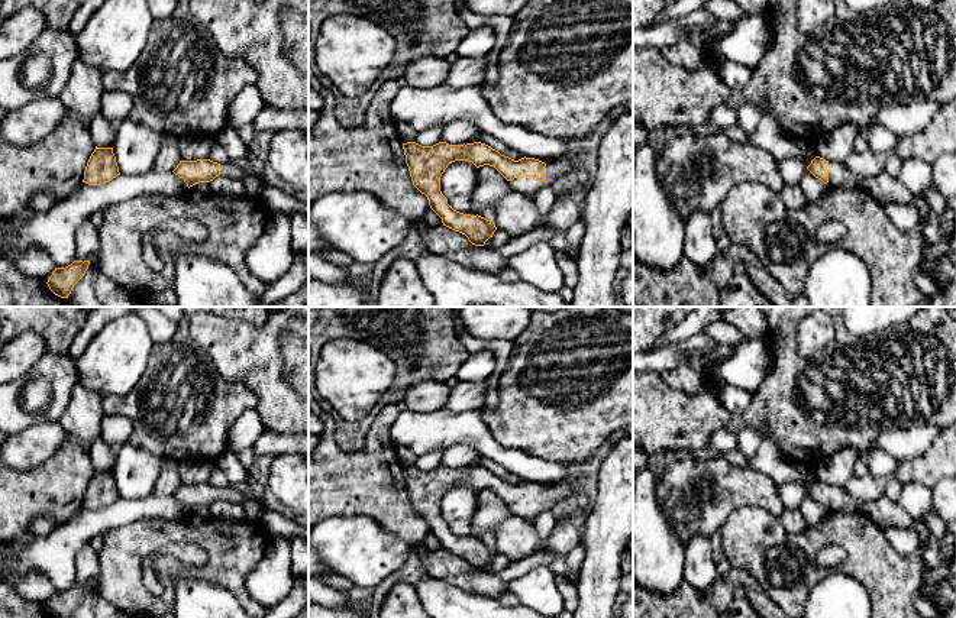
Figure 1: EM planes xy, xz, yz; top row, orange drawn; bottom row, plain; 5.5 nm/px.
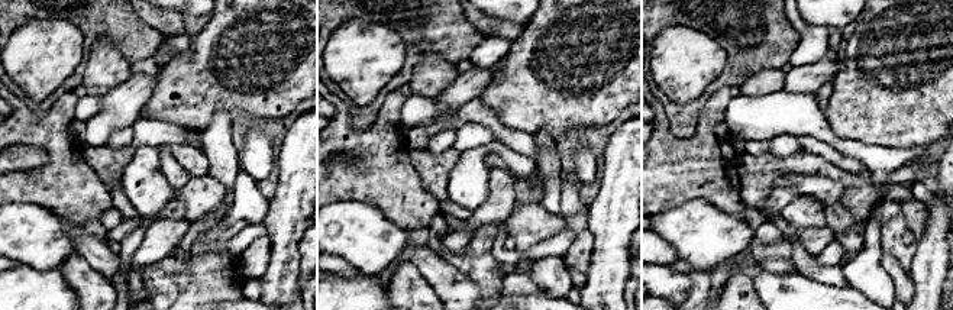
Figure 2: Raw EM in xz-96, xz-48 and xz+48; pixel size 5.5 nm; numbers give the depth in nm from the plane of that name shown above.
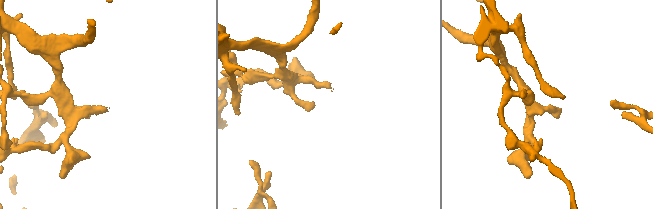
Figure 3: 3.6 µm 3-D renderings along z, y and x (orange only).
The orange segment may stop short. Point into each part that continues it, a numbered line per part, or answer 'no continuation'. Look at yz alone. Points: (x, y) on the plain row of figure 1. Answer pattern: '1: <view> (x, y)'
1: yz (839, 501)

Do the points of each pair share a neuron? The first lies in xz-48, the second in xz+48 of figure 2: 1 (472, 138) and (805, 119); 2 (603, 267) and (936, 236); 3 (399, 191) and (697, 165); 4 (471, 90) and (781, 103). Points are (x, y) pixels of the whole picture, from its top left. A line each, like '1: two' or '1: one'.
1: two
2: one
3: one
4: two

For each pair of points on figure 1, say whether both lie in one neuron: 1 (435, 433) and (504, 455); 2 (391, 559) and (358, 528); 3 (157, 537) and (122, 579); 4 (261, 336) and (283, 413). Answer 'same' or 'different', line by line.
1: same
2: same
3: same
4: same

